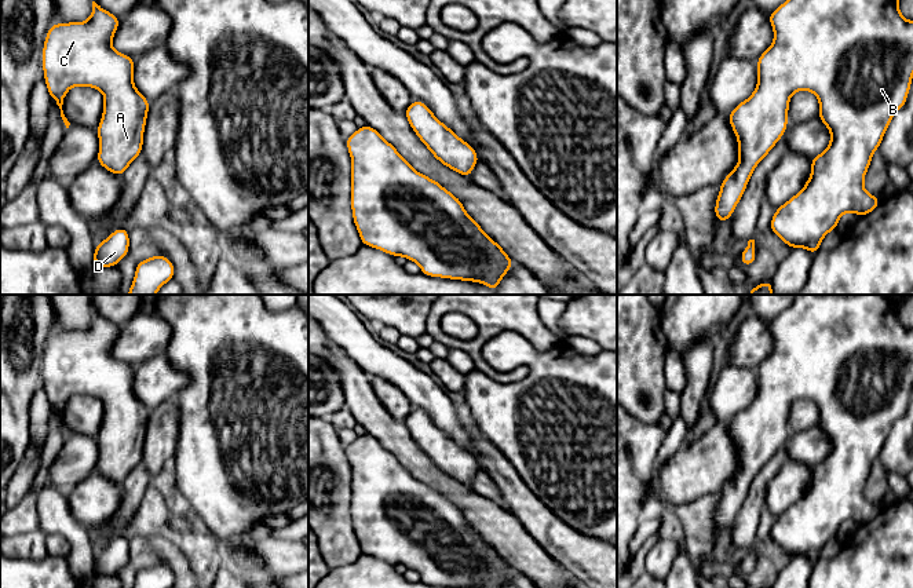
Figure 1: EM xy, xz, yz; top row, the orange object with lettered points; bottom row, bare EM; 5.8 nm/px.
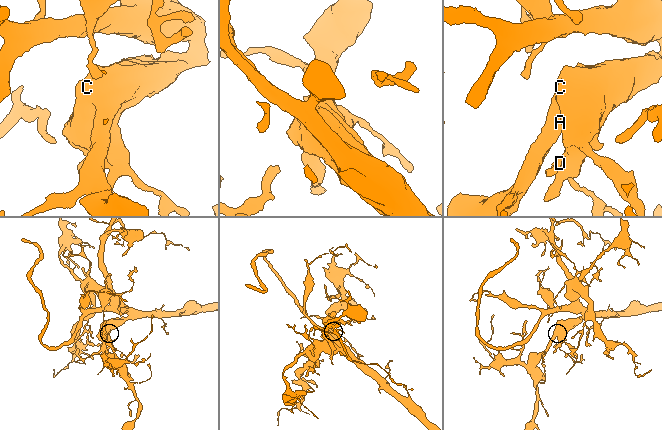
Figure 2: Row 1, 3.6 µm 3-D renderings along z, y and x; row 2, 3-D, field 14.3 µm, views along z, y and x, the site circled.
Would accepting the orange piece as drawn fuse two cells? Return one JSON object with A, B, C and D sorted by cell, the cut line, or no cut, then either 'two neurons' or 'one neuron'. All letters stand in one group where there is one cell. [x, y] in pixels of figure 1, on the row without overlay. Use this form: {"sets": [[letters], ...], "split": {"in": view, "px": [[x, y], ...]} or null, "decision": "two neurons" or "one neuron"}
{"sets": [["A", "B", "C", "D"]], "split": null, "decision": "one neuron"}

